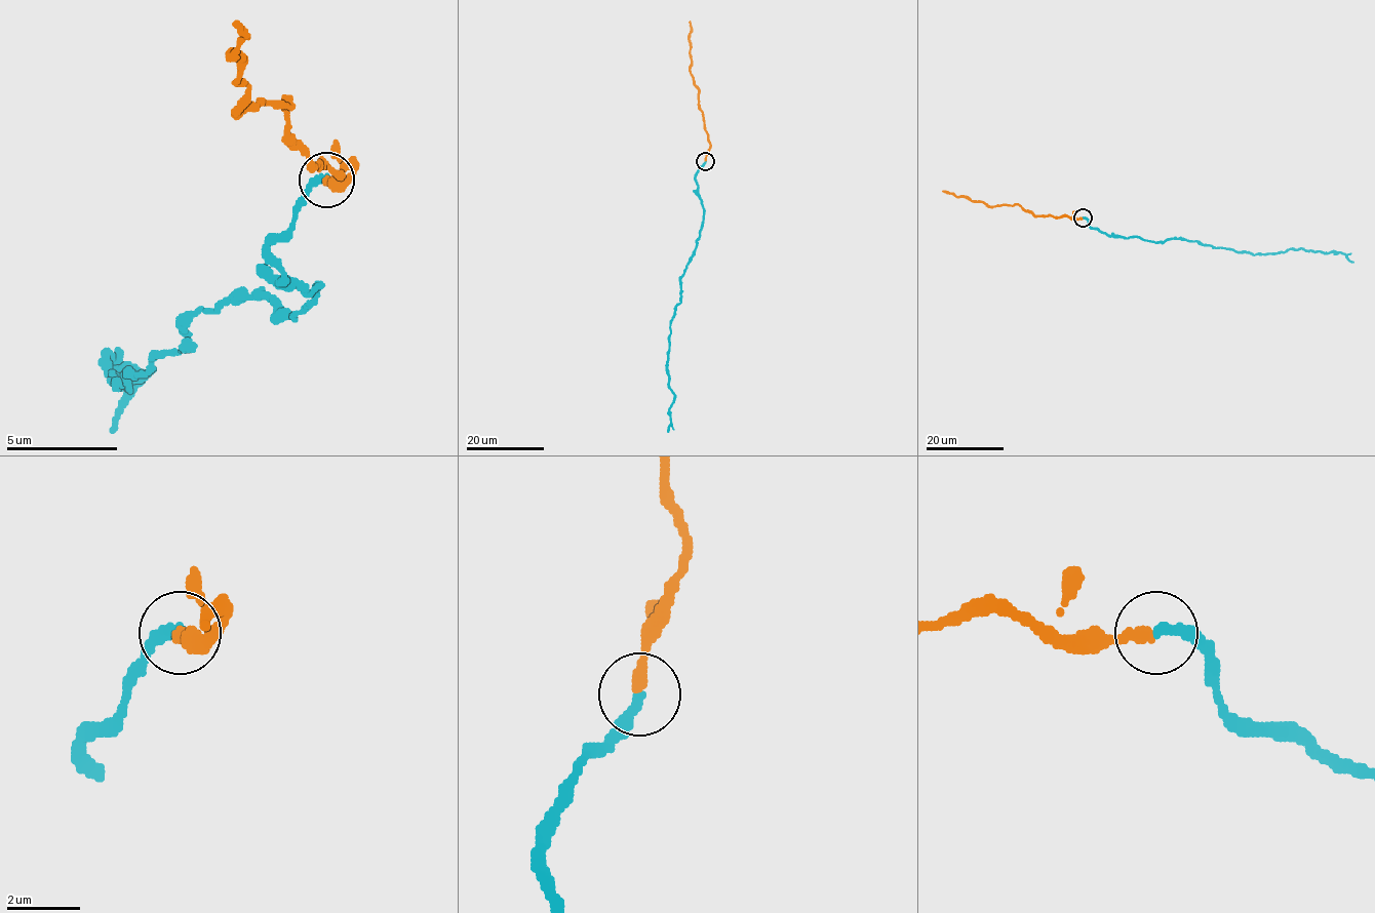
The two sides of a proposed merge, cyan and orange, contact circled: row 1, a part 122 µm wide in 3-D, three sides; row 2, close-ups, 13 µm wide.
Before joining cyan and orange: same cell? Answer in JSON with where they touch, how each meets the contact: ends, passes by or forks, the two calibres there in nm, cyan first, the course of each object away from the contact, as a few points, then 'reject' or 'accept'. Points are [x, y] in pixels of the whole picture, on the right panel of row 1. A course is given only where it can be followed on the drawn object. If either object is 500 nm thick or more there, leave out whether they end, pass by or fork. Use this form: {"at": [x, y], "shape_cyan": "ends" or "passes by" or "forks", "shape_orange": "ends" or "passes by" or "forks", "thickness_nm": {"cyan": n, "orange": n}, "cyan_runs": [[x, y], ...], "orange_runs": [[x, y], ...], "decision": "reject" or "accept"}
{"at": [1083, 217], "shape_cyan": "ends", "shape_orange": "ends", "thickness_nm": {"cyan": 320, "orange": 320}, "cyan_runs": [[1083, 219], [1090, 227], [1122, 238], [1159, 242], [1185, 239], [1255, 255], [1301, 248], [1340, 252], [1353, 262]], "orange_runs": [[1082, 219], [1034, 215], [1019, 205], [987, 205], [942, 191]], "decision": "accept"}

